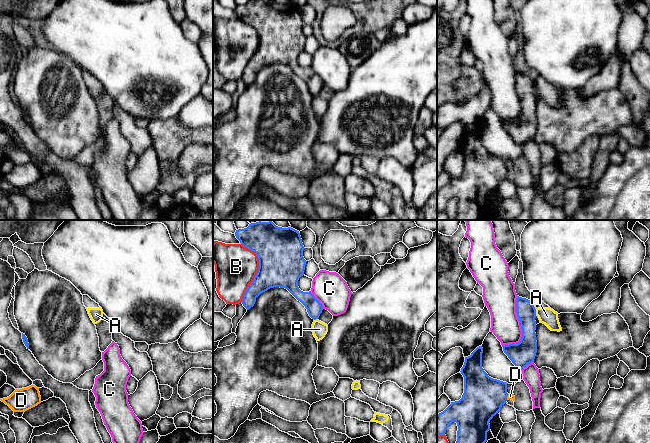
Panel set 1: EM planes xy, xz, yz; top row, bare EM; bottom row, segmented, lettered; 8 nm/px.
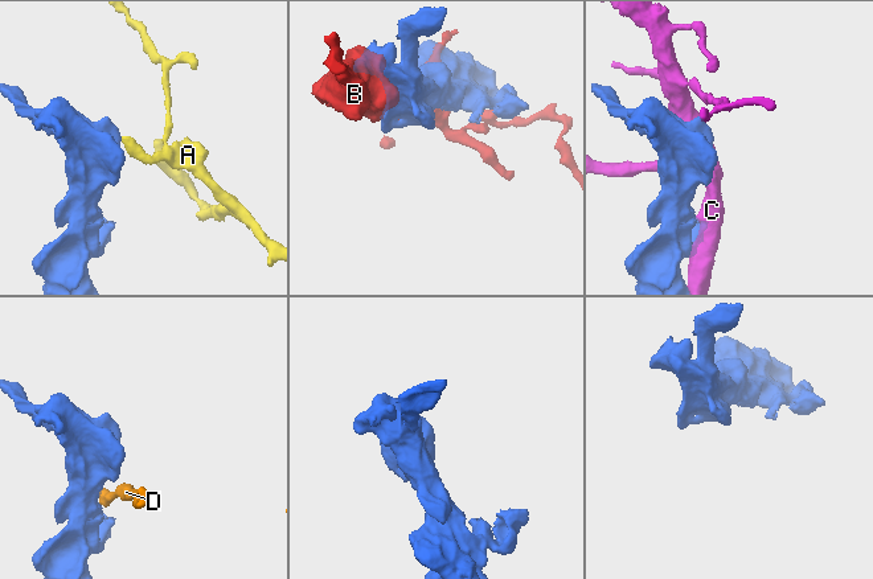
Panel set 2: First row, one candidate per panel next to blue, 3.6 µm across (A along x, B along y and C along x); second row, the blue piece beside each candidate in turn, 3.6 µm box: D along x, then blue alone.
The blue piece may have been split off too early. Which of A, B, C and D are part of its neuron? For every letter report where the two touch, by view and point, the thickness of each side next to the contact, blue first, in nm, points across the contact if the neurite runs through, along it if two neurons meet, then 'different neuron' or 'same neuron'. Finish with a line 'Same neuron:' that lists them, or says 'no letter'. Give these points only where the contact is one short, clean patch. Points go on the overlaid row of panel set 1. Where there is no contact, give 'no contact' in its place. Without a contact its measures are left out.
A: yz (535, 312) | 160/140 nm | along yz (535, 309), (536, 314) | different neuron
B: xz (258, 271) | 360/340 nm | different neuron
C: yz (521, 327) | 190/240 nm | different neuron
D: yz (506, 397) | 320/50 nm | along yz (508, 394), (506, 399) | different neuron
Same neuron: no letter

